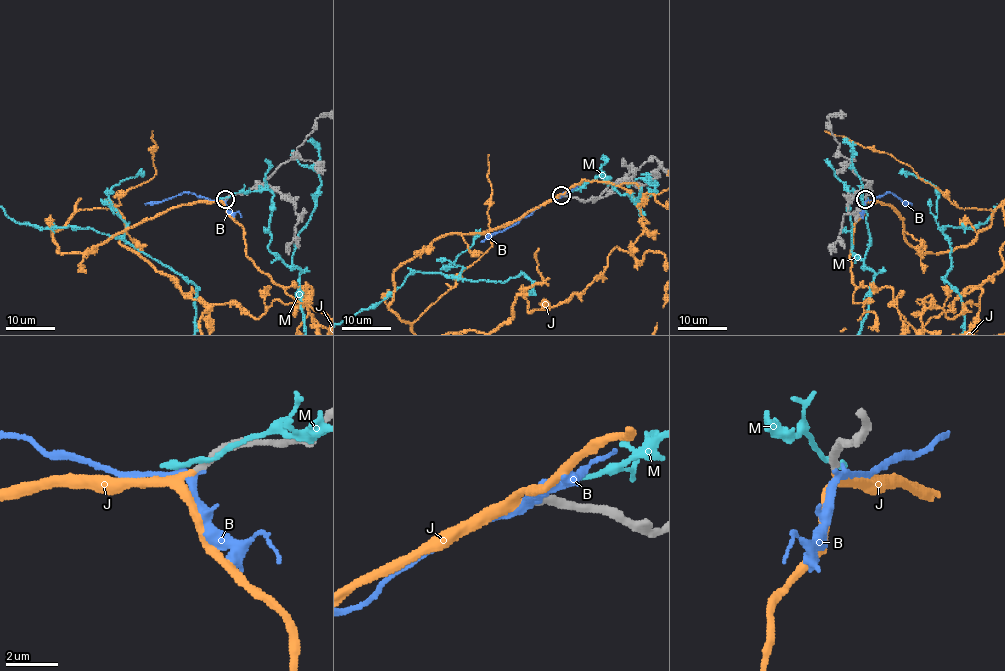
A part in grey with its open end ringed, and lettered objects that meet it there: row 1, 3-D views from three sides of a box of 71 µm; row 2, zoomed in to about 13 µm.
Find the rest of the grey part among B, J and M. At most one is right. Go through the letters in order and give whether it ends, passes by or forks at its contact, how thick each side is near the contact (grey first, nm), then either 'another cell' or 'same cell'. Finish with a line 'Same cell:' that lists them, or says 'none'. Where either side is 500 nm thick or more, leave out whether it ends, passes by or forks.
B: it passes by; calibres 320 and 260 nm; another cell
J: it passes by; calibres 280 and 220 nm; same cell
M: it passes by; calibres 360 and 170 nm; another cell
Same cell: J

